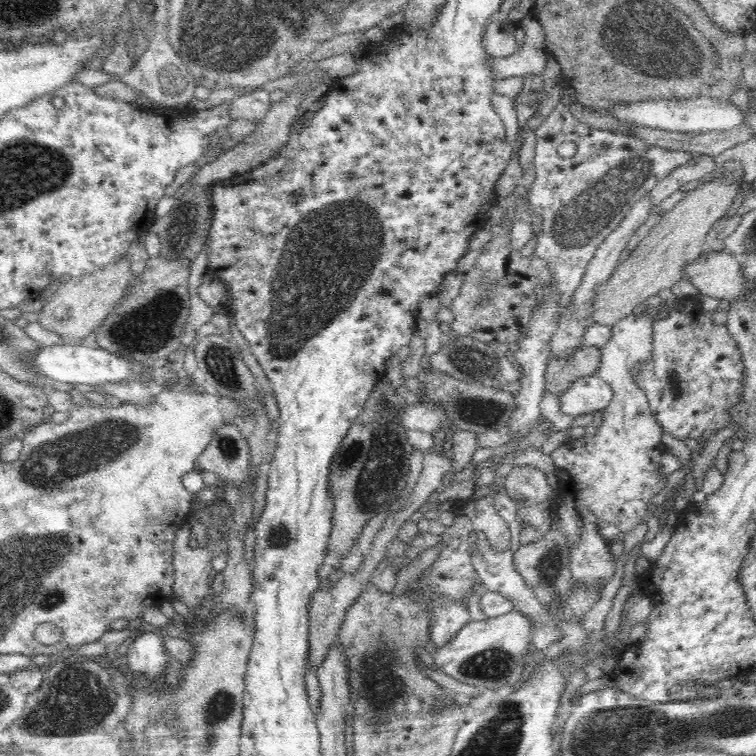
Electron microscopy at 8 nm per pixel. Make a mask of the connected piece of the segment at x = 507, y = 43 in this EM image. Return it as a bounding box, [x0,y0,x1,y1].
[482,18,519,58]

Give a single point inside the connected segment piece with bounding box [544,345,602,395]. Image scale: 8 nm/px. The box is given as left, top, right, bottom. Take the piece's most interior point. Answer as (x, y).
(559, 375)

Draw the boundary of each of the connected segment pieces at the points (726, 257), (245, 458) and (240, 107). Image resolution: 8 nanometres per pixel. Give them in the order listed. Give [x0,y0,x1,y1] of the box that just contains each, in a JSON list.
[[684,250,748,303],[198,424,250,487],[230,89,270,120]]

